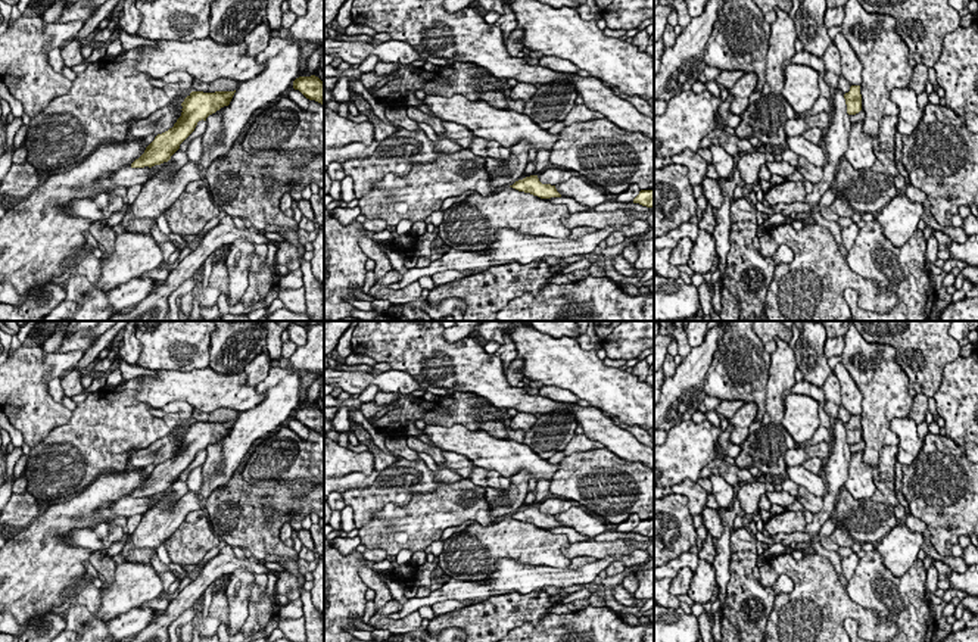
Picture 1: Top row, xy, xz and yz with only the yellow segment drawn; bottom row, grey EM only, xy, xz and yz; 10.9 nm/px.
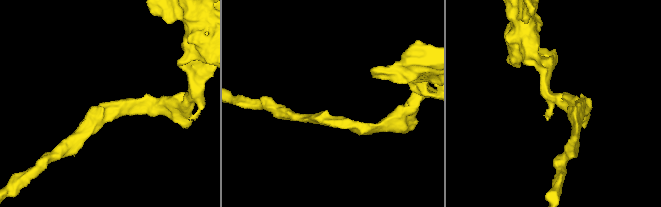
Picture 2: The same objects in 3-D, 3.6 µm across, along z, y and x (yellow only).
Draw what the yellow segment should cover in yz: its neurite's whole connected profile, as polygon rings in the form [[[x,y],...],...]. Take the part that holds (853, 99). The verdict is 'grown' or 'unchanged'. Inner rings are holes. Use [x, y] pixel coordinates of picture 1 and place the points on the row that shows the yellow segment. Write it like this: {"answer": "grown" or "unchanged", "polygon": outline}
{"answer": "unchanged", "polygon": [[[851,85],[850,91],[844,94],[844,99],[845,99],[848,115],[856,115],[862,110],[860,85]]]}

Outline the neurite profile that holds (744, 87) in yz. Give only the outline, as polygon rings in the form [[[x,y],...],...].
[[[745,72],[732,88],[729,88],[729,96],[732,97],[731,112],[734,115],[742,115],[748,105],[750,96],[756,90],[757,77],[754,72]]]

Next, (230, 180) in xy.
[[[236,141],[224,158],[214,160],[205,169],[203,180],[208,184],[214,203],[231,218],[247,219],[253,230],[264,230],[270,224],[284,230],[299,230],[298,222],[280,211],[280,199],[284,193],[290,191],[296,169],[309,163],[315,156],[317,153],[312,150],[295,149],[281,150],[271,158],[259,158],[246,153],[240,143]],[[265,175],[275,180],[275,186],[271,191],[262,184]]]

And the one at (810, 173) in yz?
[[[798,156],[797,171],[810,181],[813,186],[817,184],[823,177],[823,168],[810,163],[806,158]]]

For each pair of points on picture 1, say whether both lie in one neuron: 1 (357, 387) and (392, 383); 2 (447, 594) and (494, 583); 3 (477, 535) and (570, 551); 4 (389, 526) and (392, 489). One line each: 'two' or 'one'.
1: one
2: one
3: two
4: two

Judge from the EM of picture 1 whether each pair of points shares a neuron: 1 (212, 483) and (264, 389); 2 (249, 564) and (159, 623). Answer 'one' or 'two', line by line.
1: one
2: one

